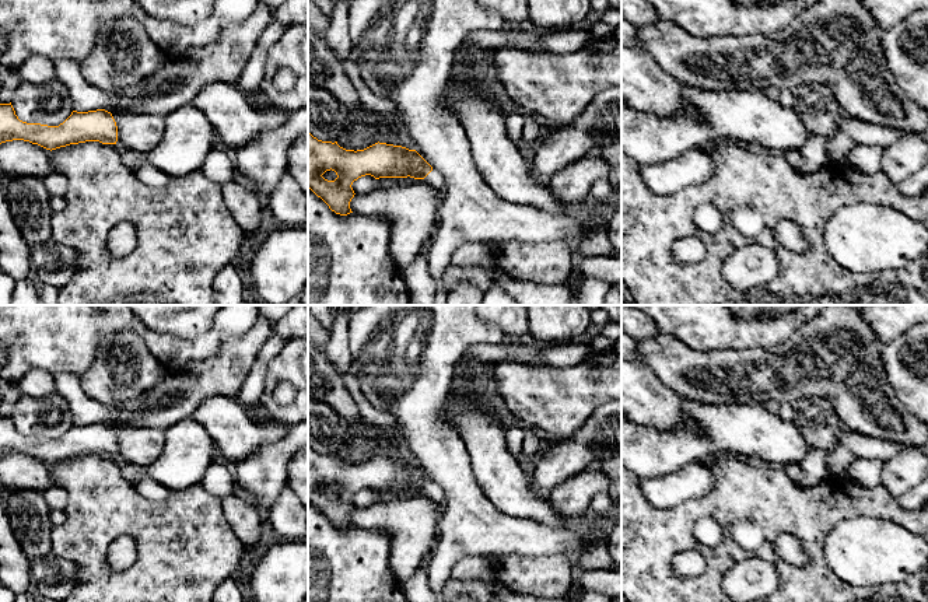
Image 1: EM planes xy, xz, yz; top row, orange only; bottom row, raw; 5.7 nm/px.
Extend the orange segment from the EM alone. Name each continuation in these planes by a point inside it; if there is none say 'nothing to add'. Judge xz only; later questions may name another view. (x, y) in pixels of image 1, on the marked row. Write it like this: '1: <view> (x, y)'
1: xz (434, 178)

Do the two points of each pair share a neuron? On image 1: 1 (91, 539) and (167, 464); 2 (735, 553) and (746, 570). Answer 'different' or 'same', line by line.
1: different
2: different

